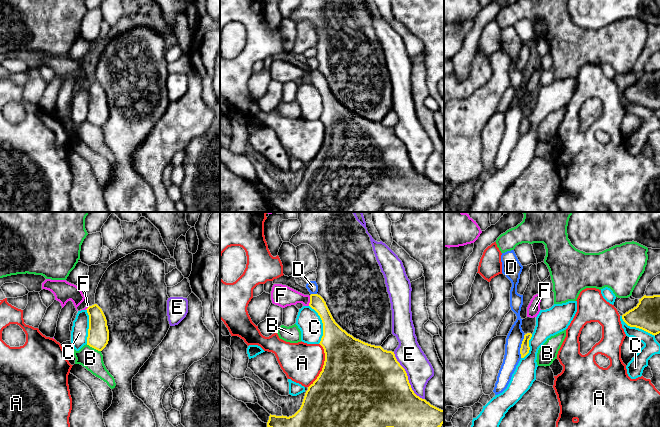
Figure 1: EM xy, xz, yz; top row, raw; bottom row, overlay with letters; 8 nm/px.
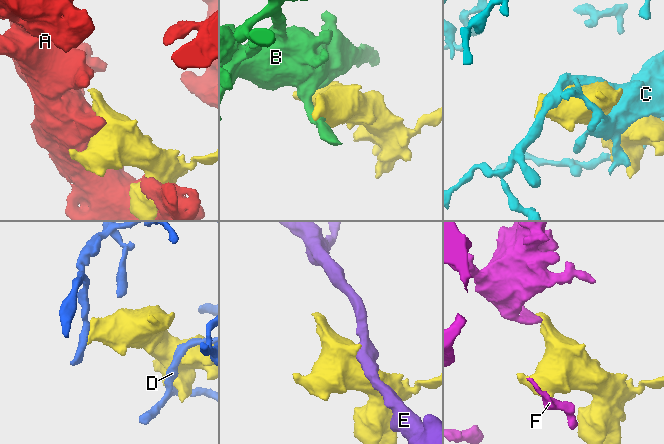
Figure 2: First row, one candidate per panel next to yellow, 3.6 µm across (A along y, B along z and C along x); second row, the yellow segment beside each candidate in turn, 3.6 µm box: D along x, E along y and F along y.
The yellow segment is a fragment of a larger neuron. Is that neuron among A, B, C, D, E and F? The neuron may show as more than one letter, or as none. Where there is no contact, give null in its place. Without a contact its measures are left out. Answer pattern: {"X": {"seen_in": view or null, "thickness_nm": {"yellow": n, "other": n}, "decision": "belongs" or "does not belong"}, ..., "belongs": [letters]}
{"A": {"seen_in": "xz", "thickness_nm": {"yellow": 500, "other": 320}, "decision": "does not belong"}, "B": {"seen_in": "xy", "thickness_nm": {"yellow": 180, "other": 170}, "decision": "does not belong"}, "C": {"seen_in": "xz", "thickness_nm": {"yellow": 280, "other": 190}, "decision": "does not belong"}, "D": {"seen_in": "yz", "thickness_nm": {"yellow": 80, "other": 130}, "decision": "does not belong"}, "E": {"seen_in": "xz", "thickness_nm": {"yellow": 500, "other": 220}, "decision": "does not belong"}, "F": {"seen_in": "xz", "thickness_nm": {"yellow": 120, "other": 170}, "decision": "belongs"}, "belongs": ["F"]}

